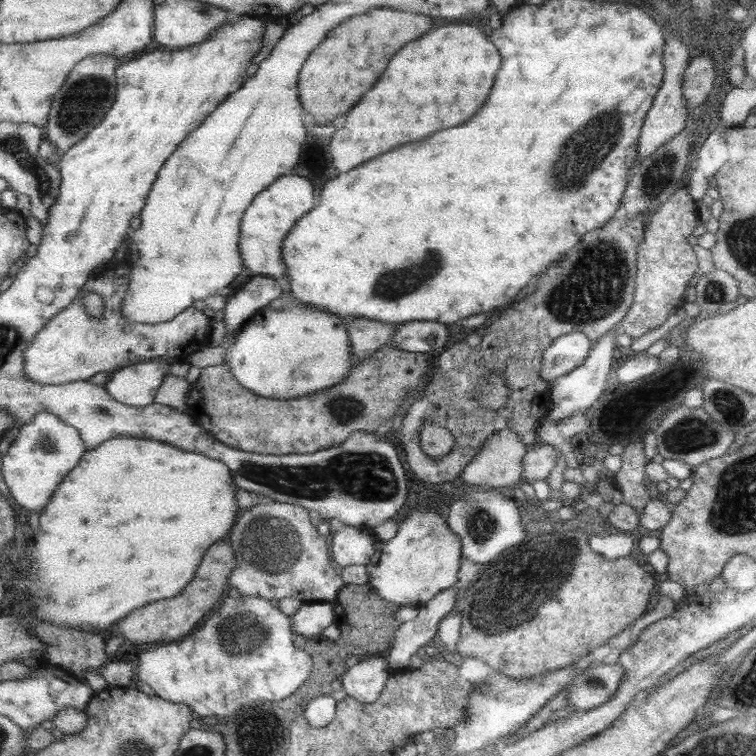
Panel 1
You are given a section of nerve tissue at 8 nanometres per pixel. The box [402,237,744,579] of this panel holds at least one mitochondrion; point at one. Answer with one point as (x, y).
(702, 431)

